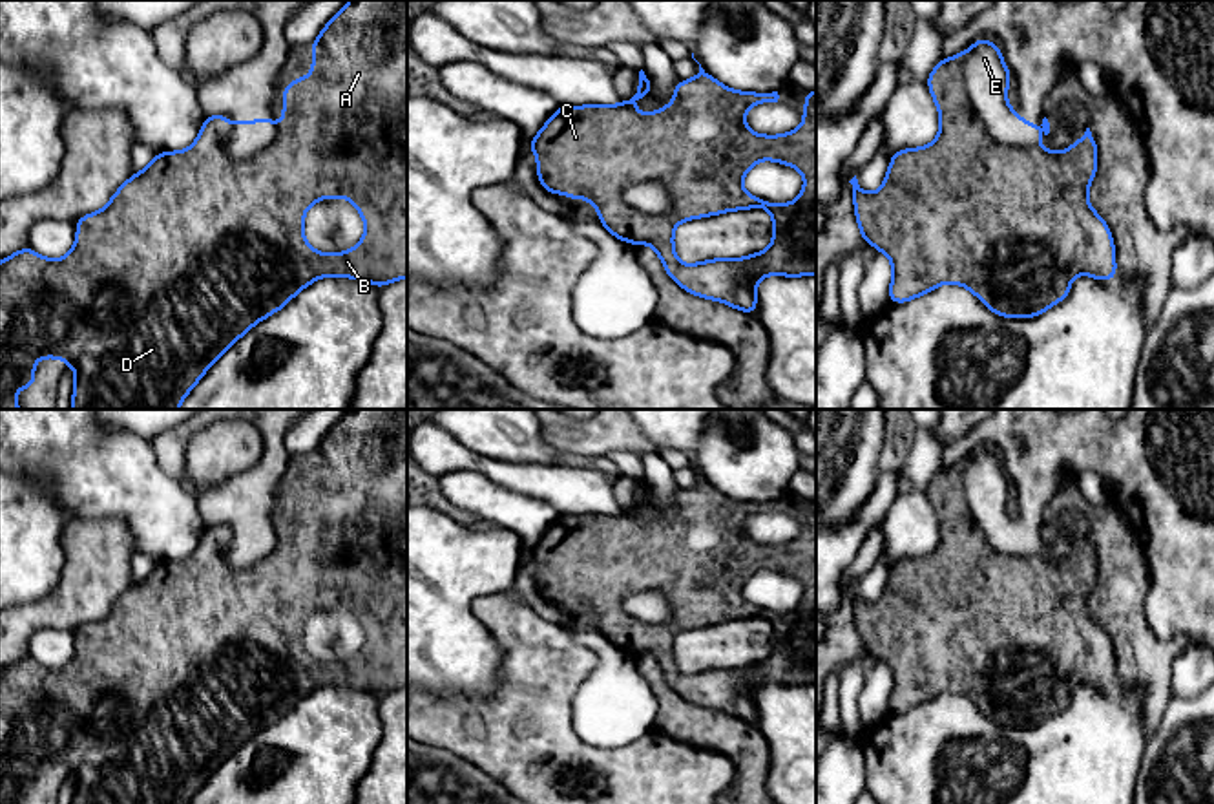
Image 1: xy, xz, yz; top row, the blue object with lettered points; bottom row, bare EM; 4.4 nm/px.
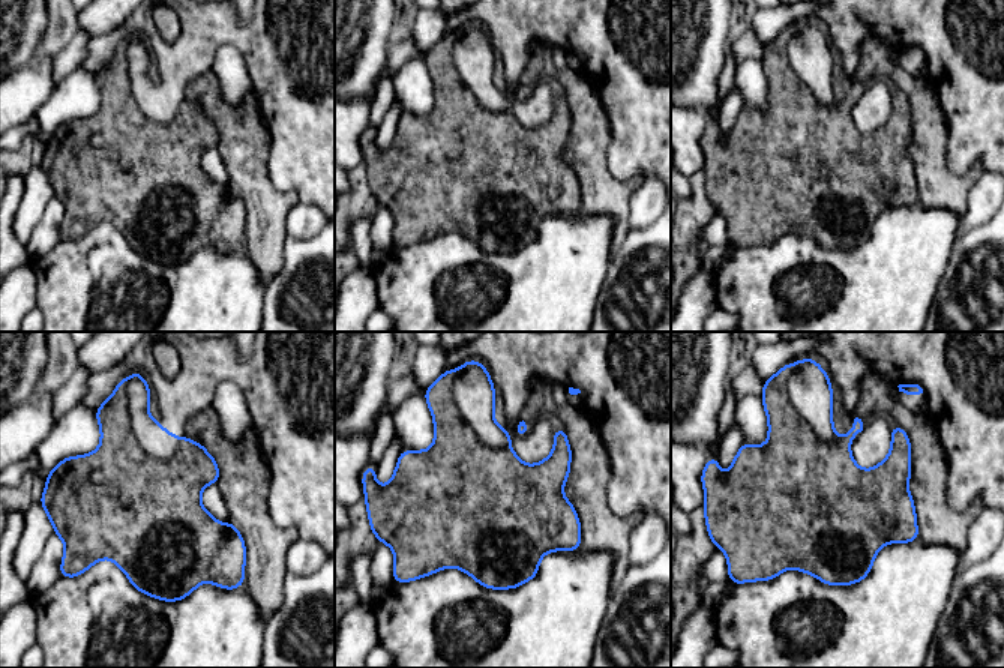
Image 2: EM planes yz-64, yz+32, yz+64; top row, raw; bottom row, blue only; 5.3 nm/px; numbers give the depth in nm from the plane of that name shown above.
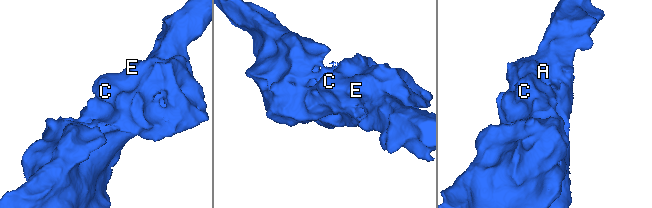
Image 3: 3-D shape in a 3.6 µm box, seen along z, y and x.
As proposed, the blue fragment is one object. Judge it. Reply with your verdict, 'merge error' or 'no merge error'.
merge error

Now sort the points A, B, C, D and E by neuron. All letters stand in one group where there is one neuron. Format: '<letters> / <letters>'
A B C D / E

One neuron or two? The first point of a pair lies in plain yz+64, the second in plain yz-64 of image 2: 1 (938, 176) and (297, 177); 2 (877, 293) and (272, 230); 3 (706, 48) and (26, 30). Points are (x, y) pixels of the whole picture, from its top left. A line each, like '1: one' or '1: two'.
1: two
2: two
3: one

